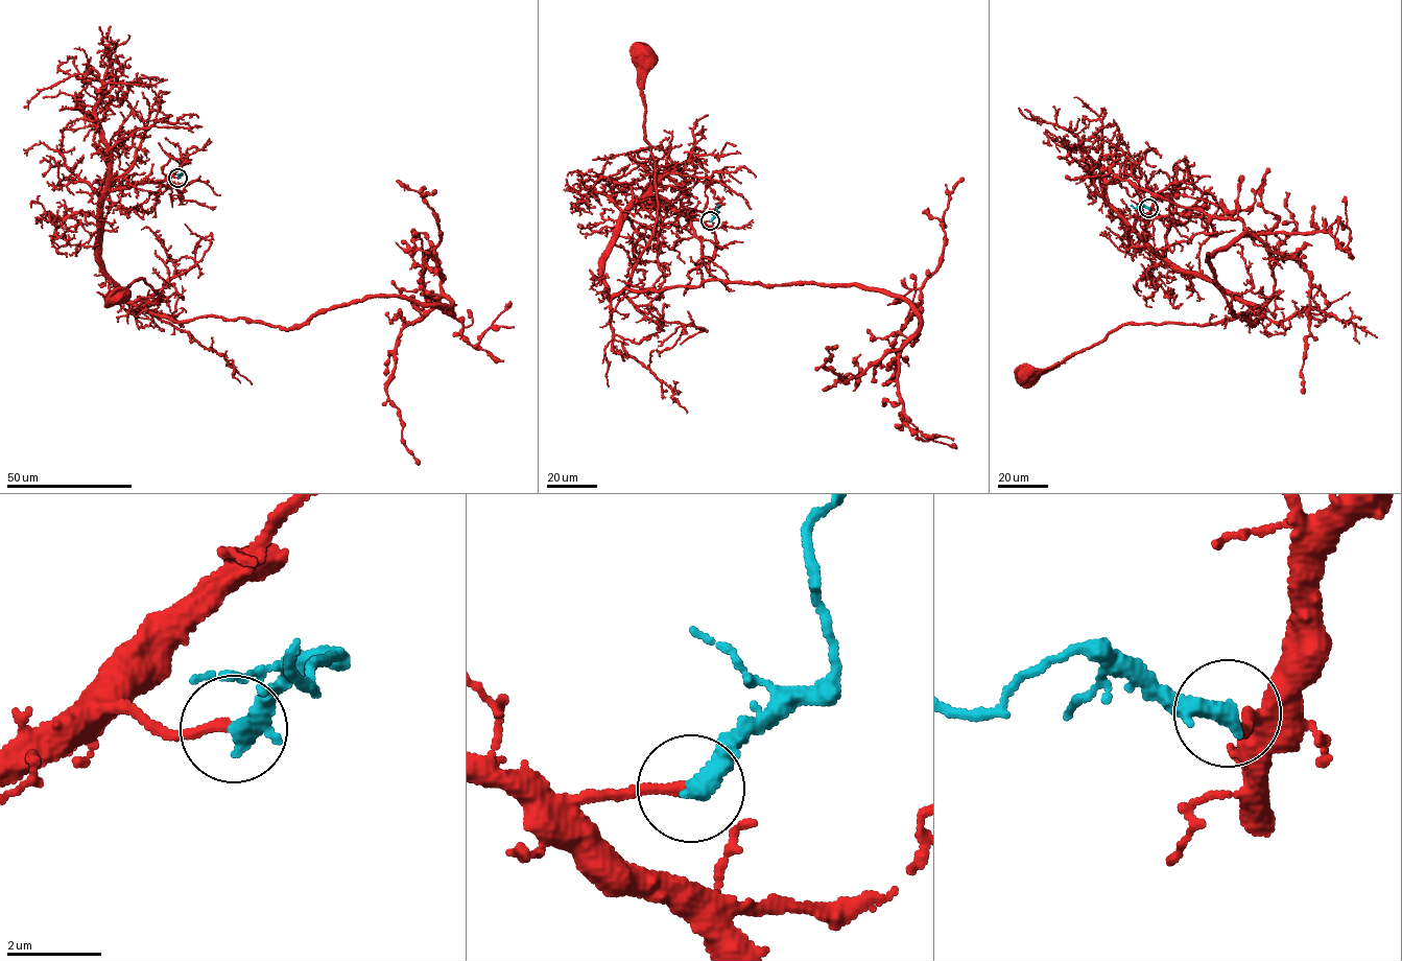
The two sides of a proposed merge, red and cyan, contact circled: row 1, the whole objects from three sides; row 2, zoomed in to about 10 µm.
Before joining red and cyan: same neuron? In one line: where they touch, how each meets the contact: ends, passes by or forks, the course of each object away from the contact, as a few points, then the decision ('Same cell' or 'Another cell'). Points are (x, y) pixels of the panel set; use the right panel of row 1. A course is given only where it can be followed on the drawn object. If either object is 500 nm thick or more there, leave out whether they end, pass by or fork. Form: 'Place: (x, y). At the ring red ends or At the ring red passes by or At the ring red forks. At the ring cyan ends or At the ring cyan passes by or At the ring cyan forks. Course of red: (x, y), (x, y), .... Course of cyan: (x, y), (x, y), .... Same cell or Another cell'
Place: (1148, 208). At the ring red ends. At the ring cyan passes by. Course of red: (1149, 208), (1144, 239), (1154, 248), (1250, 302), (1263, 315), (1199, 325), (1121, 324), (1060, 362), (1026, 373). Course of cyan: (1149, 208), (1131, 205). Same cell

